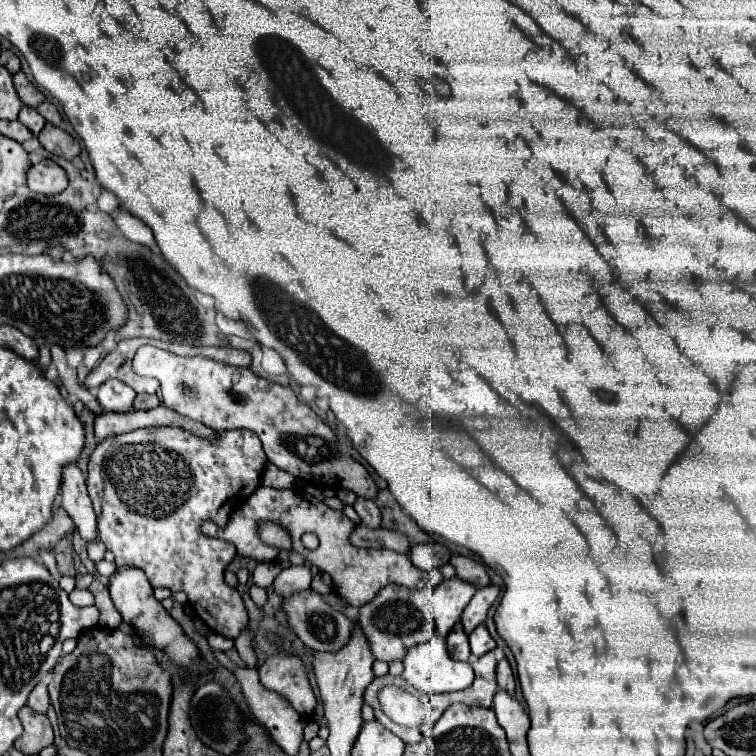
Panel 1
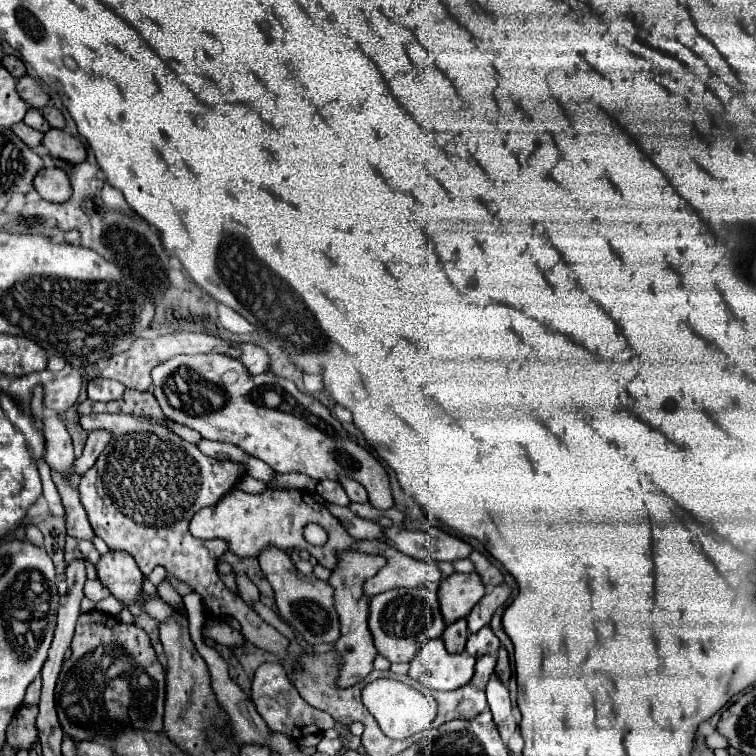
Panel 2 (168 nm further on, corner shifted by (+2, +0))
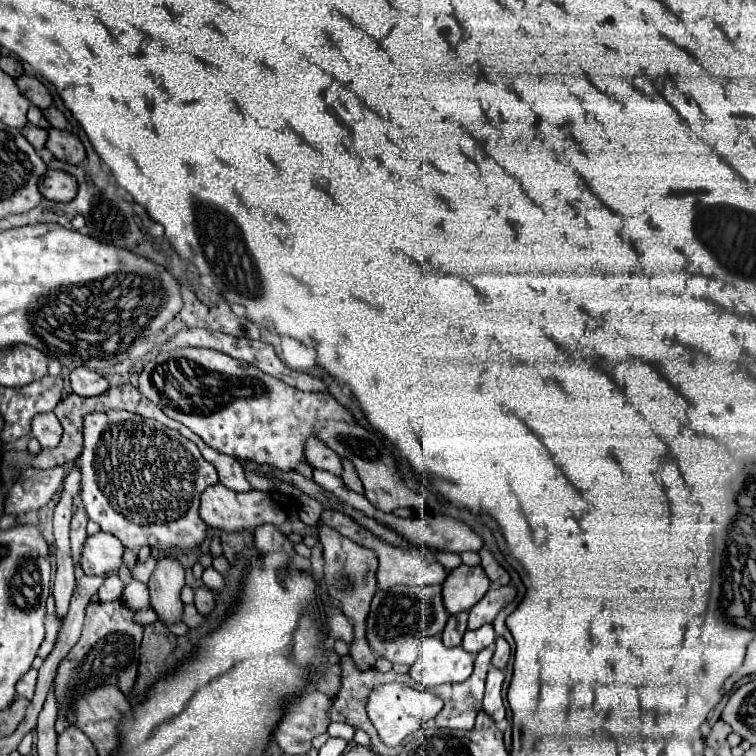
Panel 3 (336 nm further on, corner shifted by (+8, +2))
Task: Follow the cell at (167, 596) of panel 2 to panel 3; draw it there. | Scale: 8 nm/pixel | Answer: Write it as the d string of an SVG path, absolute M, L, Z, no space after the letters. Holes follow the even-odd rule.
M149 556L145 562L139 562L139 560L137 560L135 568L133 568L133 570L129 570L129 576L131 576L131 578L141 580L143 584L147 584L147 582L149 582L149 578L151 578L151 570L153 570L153 568L155 568L155 558L153 558L153 556Z

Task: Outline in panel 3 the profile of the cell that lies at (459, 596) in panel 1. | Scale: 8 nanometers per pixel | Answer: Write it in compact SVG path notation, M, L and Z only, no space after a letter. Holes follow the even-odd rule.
M465 566L451 570L443 582L443 602L449 614L459 614L475 606L489 590L491 580L481 566Z

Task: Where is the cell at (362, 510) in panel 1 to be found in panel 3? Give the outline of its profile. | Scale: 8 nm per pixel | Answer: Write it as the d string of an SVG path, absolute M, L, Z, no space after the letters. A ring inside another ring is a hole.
M307 438L305 458L313 468L327 470L327 472L331 472L335 476L341 476L341 472L343 472L341 458L325 442L319 442L319 438Z

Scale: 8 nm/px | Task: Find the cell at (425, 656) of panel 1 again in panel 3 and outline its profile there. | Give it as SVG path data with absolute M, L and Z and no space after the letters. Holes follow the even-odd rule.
M441 636L425 638L421 644L421 656L411 666L409 674L423 686L439 686L447 682L463 682L473 672L473 654L457 648L447 648Z

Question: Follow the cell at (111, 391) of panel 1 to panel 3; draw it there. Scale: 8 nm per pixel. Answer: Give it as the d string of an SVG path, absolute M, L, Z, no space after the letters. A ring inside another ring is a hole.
M75 368L69 374L71 388L77 396L99 396L109 388L109 382L89 368Z

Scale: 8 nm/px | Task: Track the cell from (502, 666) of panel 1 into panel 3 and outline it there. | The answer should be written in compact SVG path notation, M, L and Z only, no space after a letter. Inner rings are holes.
M497 638L497 648L495 648L495 654L493 654L493 666L497 666L499 670L505 670L507 662L511 658L511 648L507 644L505 638Z

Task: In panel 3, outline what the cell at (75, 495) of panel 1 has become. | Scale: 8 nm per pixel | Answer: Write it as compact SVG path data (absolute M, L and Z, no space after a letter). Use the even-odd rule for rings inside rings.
M45 412L45 414L37 414L33 418L31 432L43 448L55 448L61 440L63 428L61 428L61 424L53 412Z

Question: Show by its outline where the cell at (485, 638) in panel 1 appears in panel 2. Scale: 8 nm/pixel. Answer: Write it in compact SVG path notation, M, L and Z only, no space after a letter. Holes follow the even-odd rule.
M485 626L485 628L481 628L479 632L469 634L469 640L467 640L465 650L467 650L471 656L475 656L475 658L485 656L485 654L497 656L499 640L497 640L497 636L491 632L491 628Z

